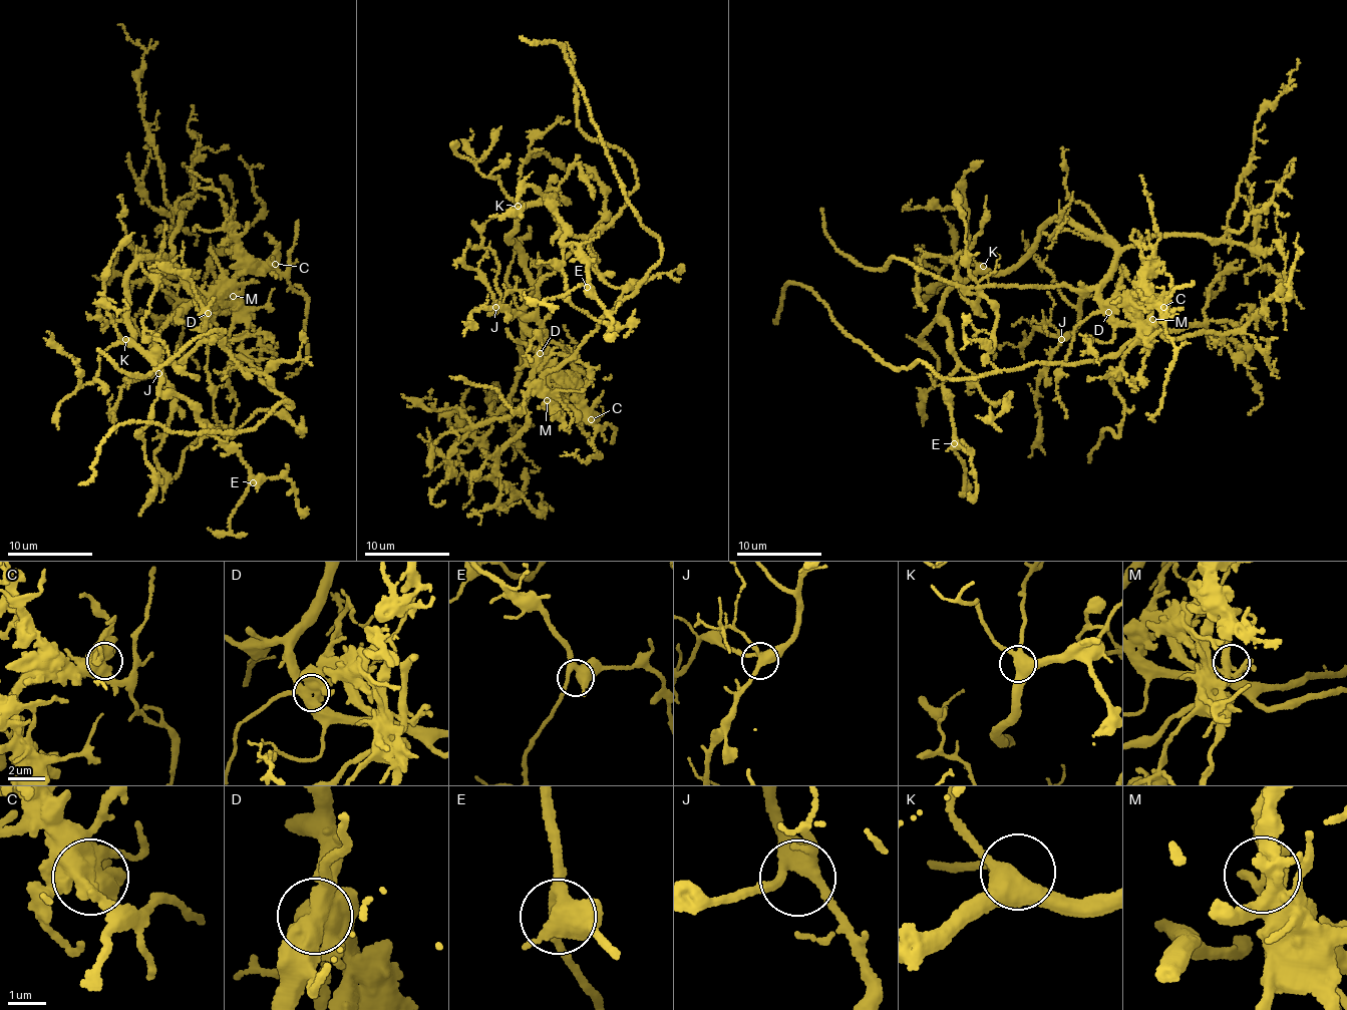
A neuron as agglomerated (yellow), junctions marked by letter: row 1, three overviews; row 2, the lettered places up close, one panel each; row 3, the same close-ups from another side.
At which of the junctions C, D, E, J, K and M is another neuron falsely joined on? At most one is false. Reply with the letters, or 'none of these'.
D

